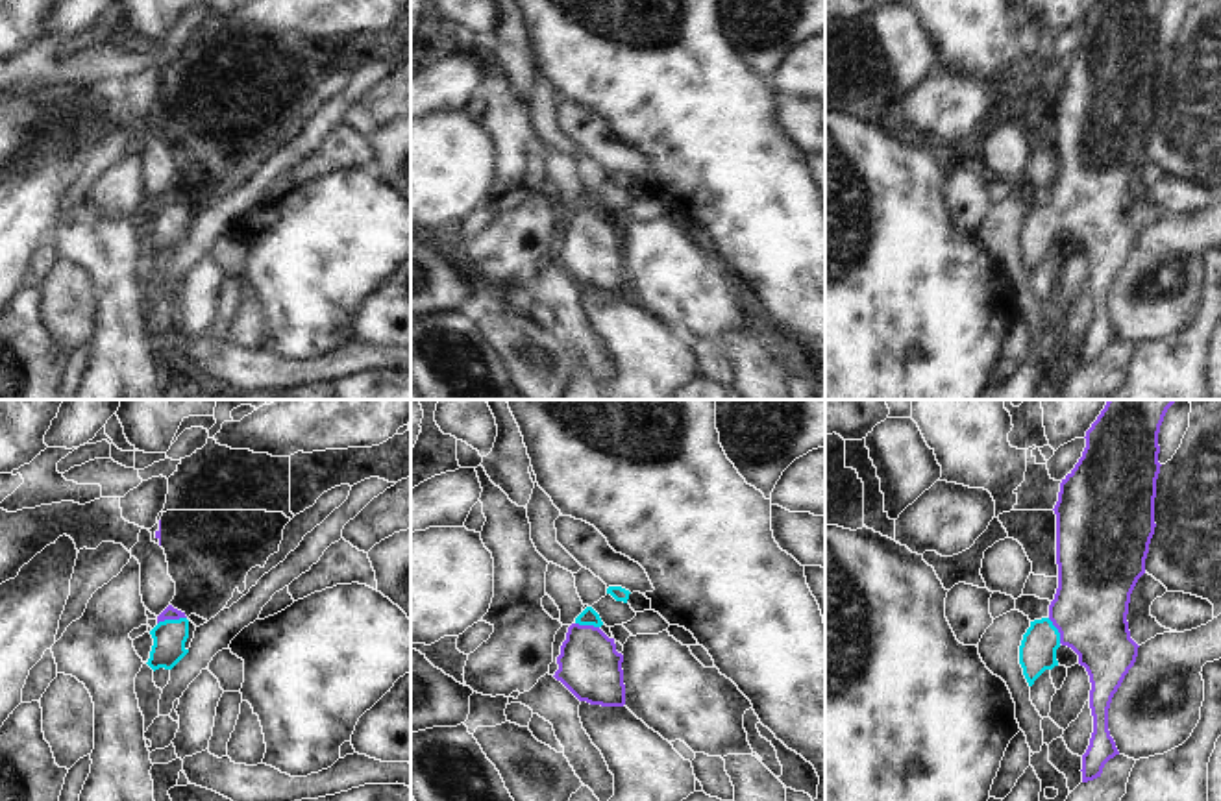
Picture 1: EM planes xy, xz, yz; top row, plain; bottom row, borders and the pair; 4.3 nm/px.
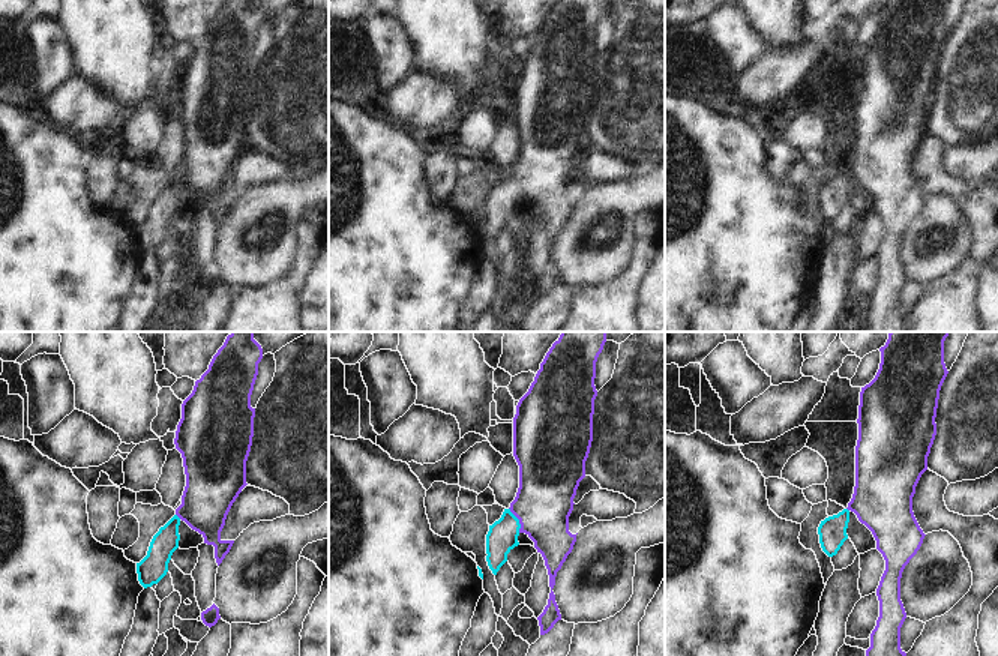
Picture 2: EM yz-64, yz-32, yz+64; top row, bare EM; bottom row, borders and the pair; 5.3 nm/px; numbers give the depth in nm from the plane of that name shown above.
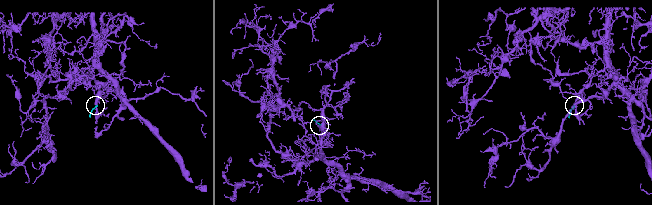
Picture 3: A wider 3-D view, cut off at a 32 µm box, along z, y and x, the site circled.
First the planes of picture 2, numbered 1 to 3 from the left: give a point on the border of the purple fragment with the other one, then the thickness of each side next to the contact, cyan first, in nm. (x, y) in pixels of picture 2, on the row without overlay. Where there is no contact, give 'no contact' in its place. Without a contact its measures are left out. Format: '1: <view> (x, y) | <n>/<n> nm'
1: yz-64 (177, 180) | 140/280 nm
2: yz-32 (518, 183) | 160/320 nm
3: no contact

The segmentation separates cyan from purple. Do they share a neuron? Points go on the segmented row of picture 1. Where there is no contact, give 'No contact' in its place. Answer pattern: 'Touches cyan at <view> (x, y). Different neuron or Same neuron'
Touches cyan at xy (171, 620). Same neuron

